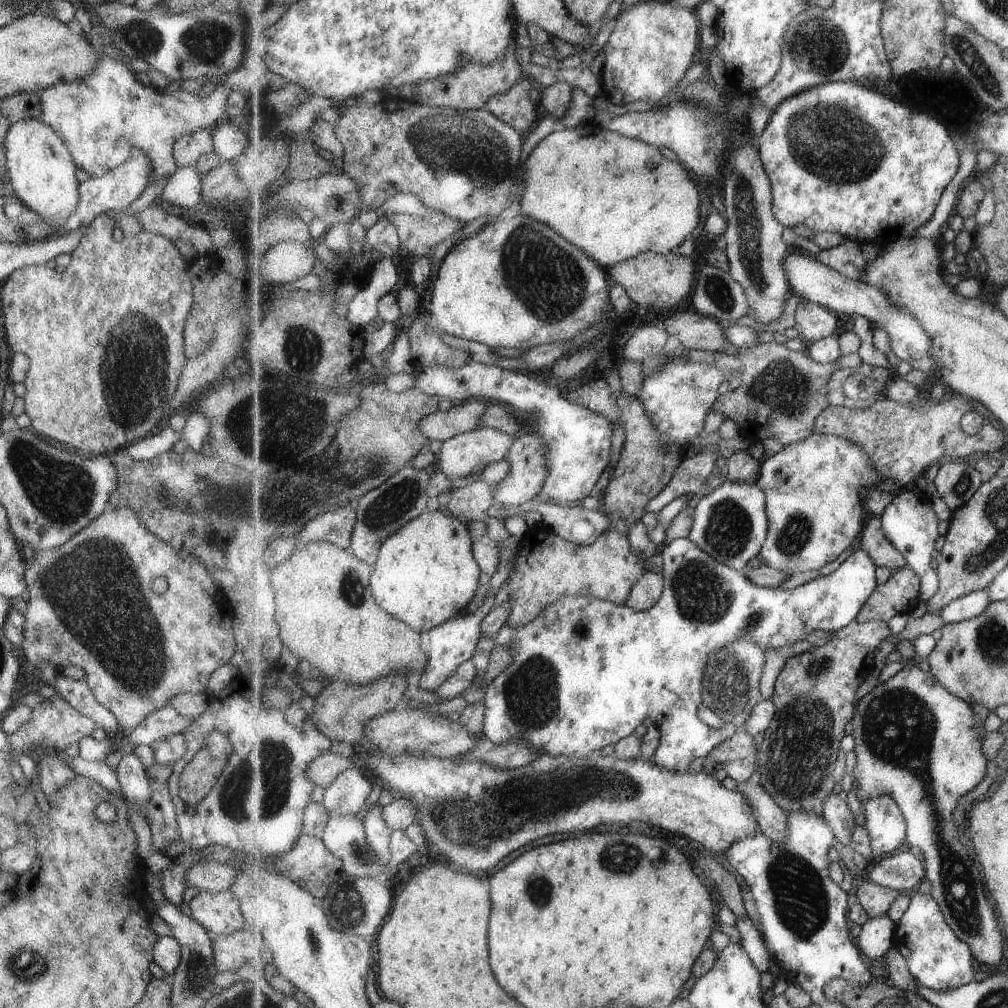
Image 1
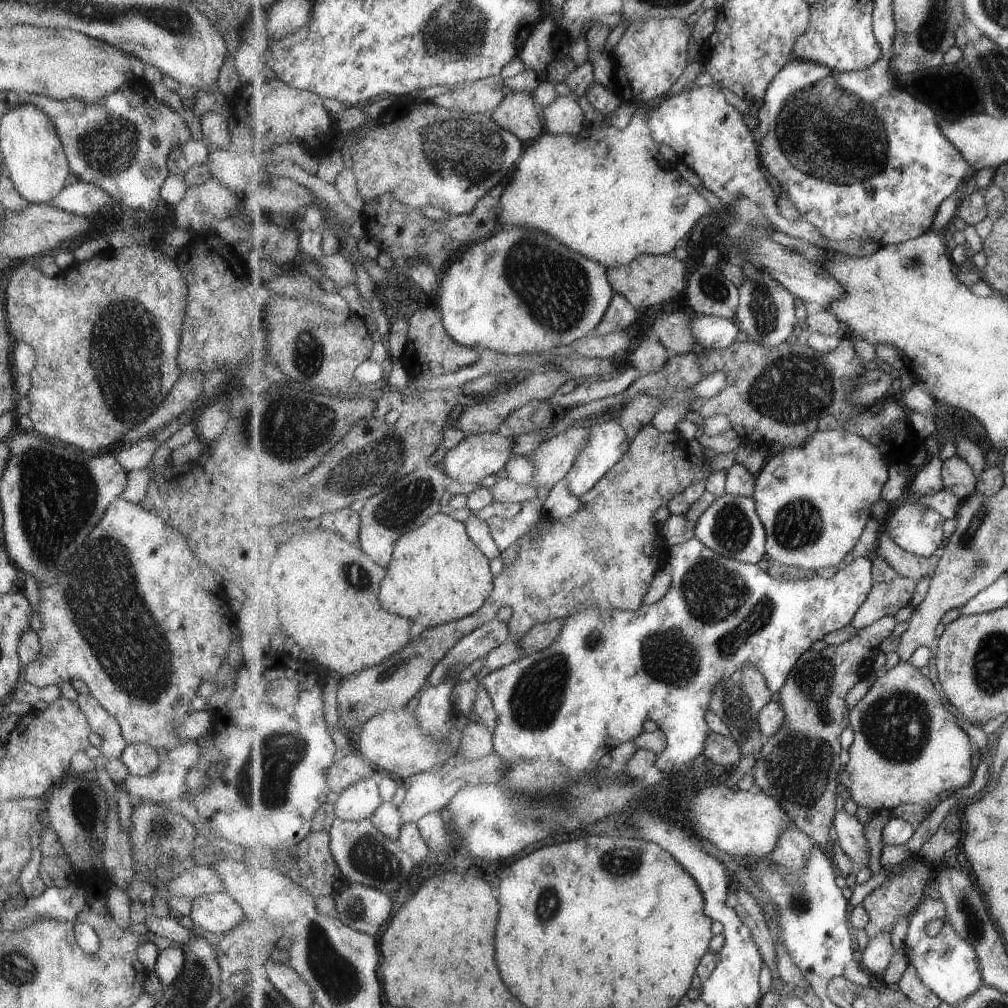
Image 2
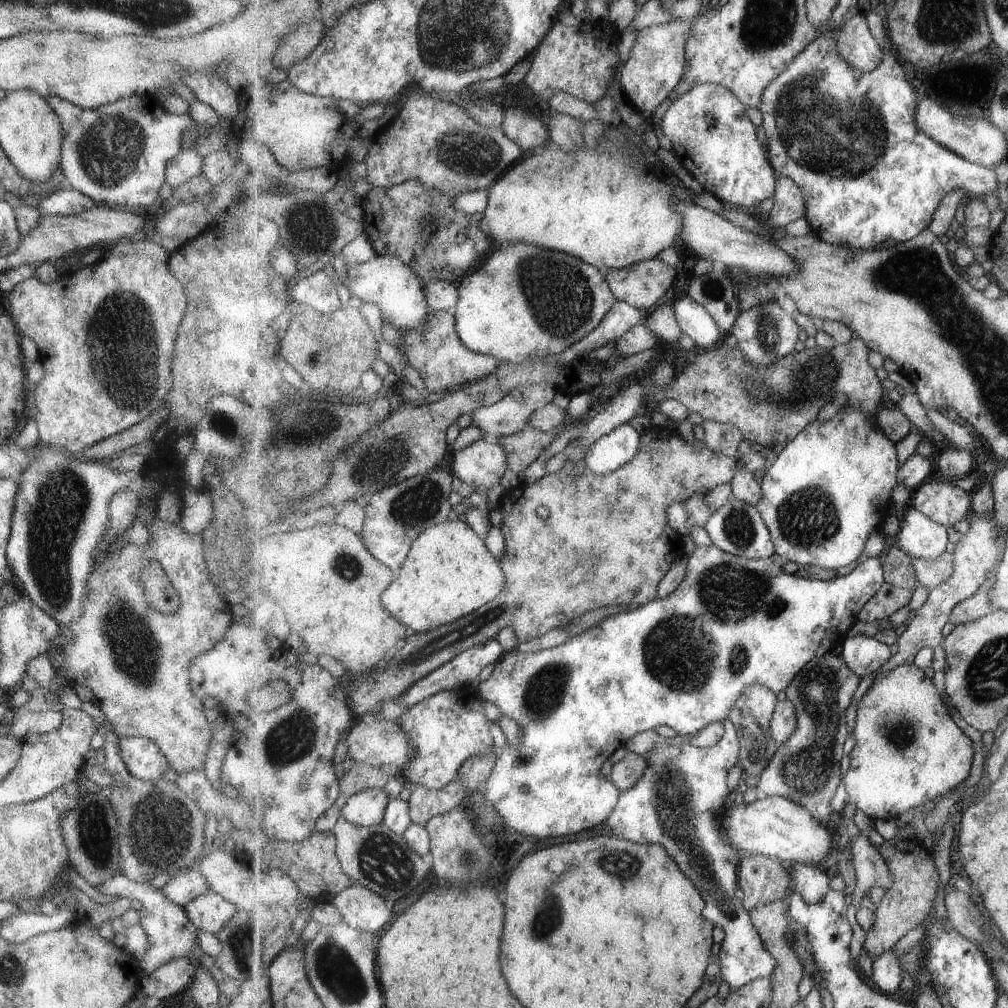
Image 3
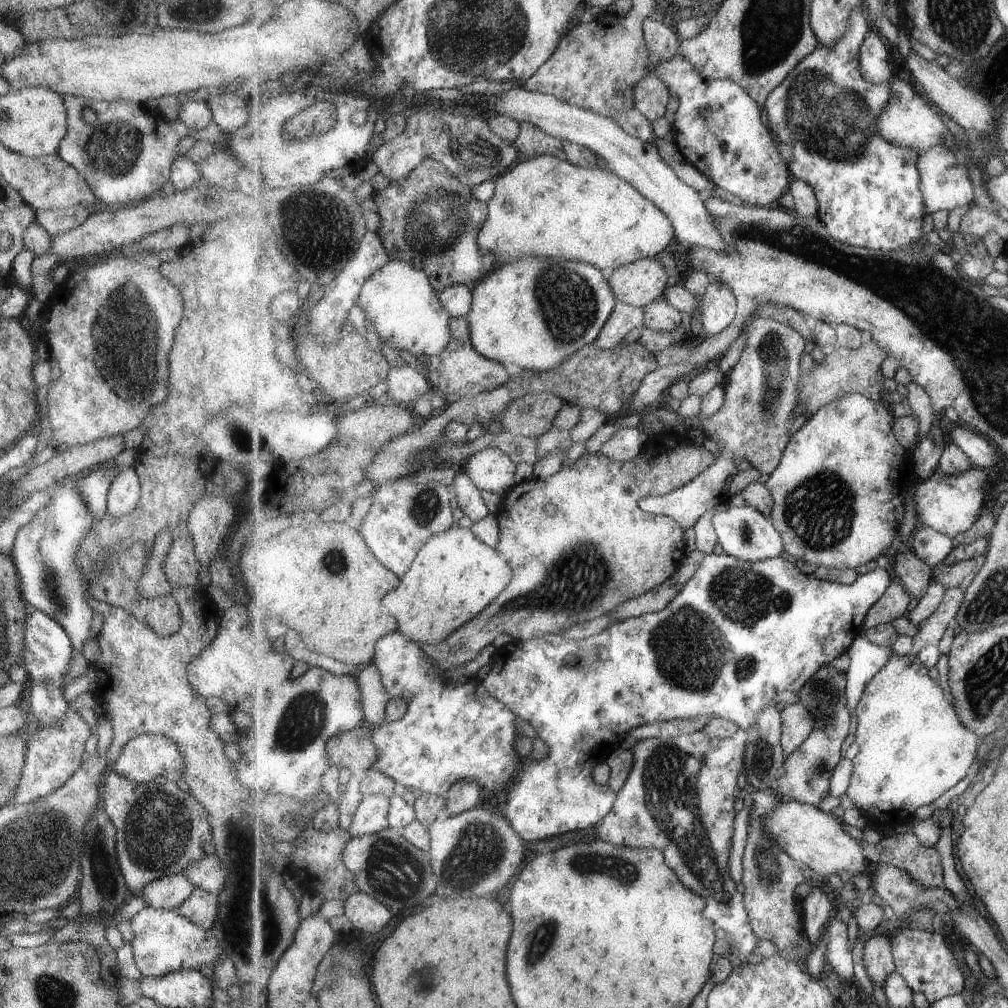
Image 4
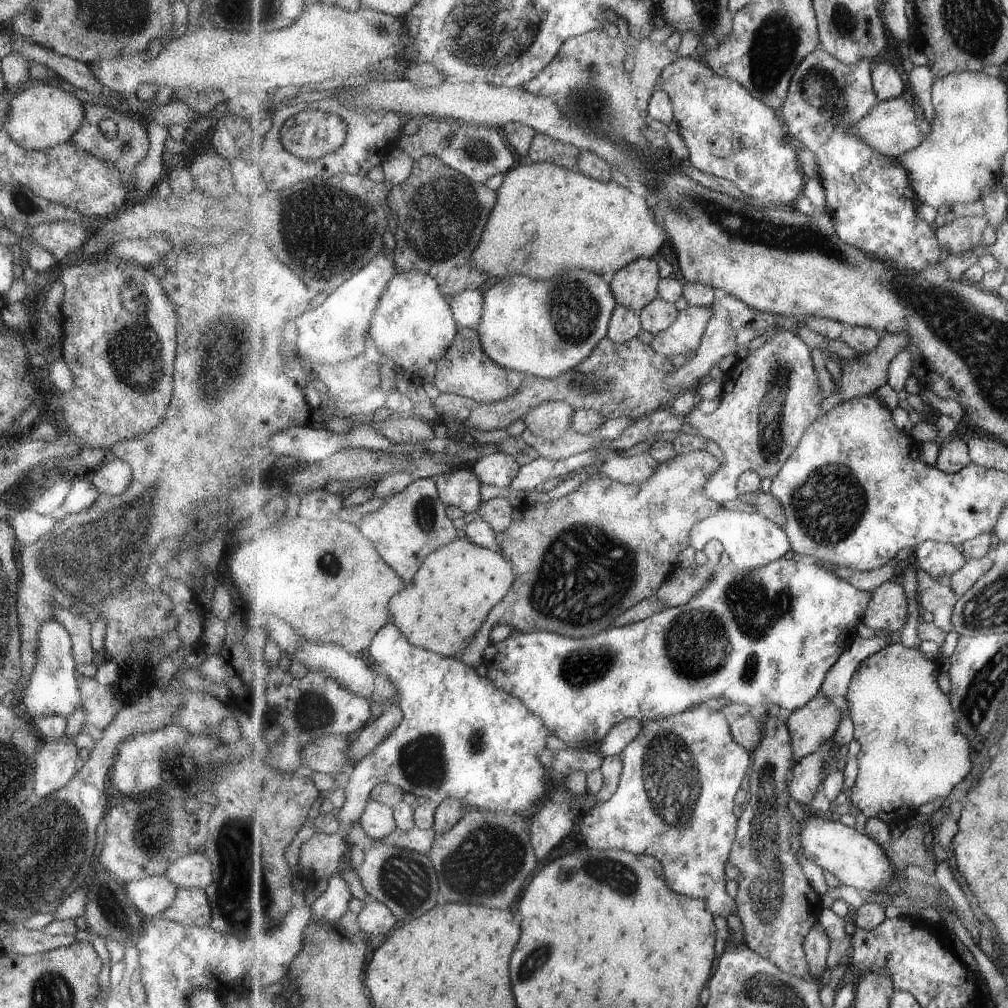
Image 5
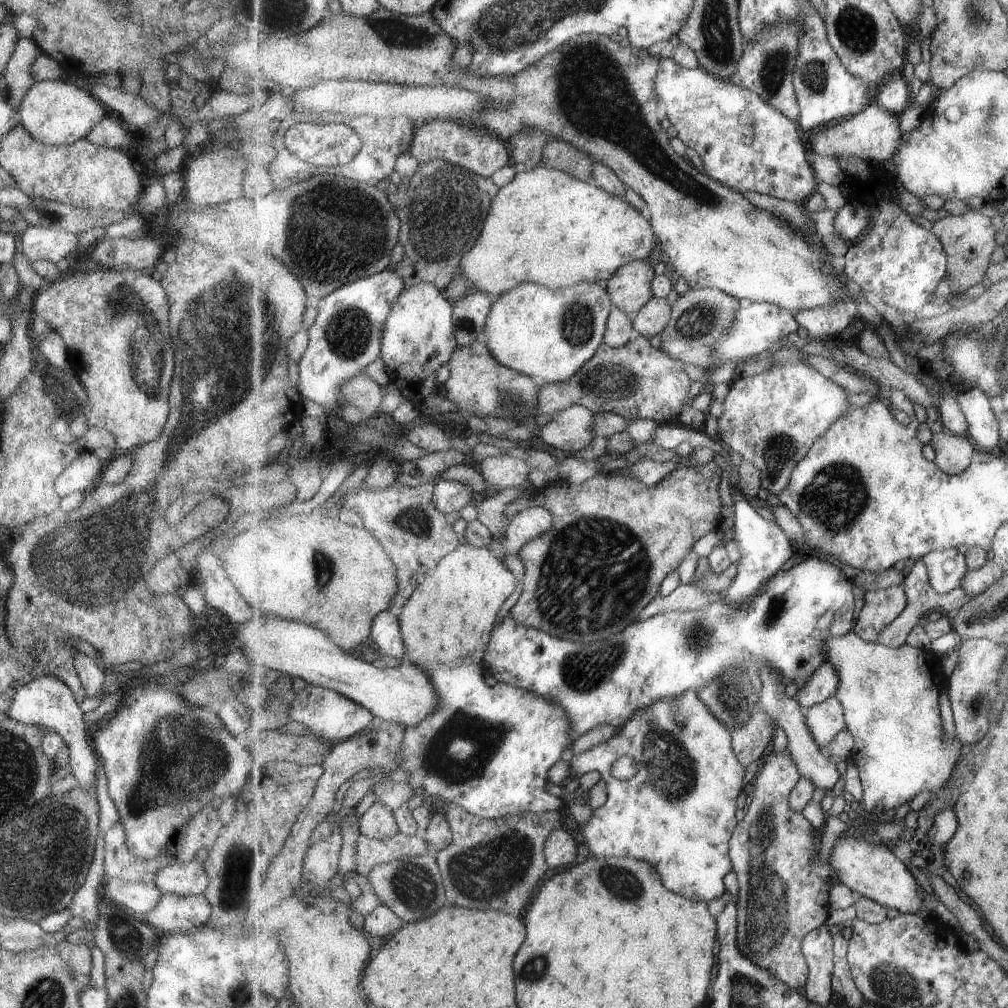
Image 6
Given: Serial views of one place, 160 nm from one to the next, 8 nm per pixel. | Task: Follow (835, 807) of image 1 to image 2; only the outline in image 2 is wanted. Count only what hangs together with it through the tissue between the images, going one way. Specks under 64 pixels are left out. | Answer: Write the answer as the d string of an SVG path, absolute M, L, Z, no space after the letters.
M841 808L836 814L834 821L840 848L847 854L848 858L854 865L855 870L867 867L869 858L871 858L871 848L865 836L865 826L855 818L854 815L847 814Z

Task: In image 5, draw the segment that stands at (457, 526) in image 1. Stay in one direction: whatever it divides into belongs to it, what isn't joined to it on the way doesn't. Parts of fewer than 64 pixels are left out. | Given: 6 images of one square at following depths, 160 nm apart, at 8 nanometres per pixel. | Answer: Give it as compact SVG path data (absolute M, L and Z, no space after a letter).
M464 537L431 553L411 584L390 598L390 610L394 623L413 646L457 657L476 640L476 634L515 581L516 572L509 559Z

